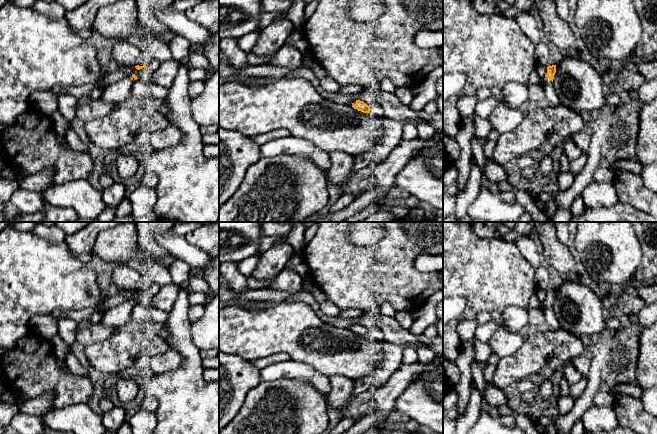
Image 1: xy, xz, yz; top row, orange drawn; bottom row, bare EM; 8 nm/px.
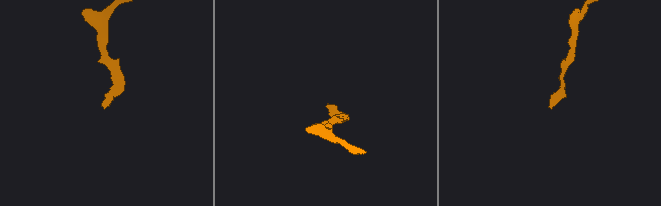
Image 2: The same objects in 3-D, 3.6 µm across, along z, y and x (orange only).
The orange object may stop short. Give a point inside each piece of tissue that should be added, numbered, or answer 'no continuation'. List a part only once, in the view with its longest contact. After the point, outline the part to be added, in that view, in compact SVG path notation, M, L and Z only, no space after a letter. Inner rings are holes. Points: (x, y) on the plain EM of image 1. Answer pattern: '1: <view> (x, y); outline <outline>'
1: yz (536, 317); outline M548 301L541 302L541 306L539 308L528 309L528 323L537 327L544 328L545 326L545 311L552 309L552 305Z

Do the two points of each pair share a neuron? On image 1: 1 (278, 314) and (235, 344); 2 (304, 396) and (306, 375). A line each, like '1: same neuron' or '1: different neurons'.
1: same neuron
2: different neurons

